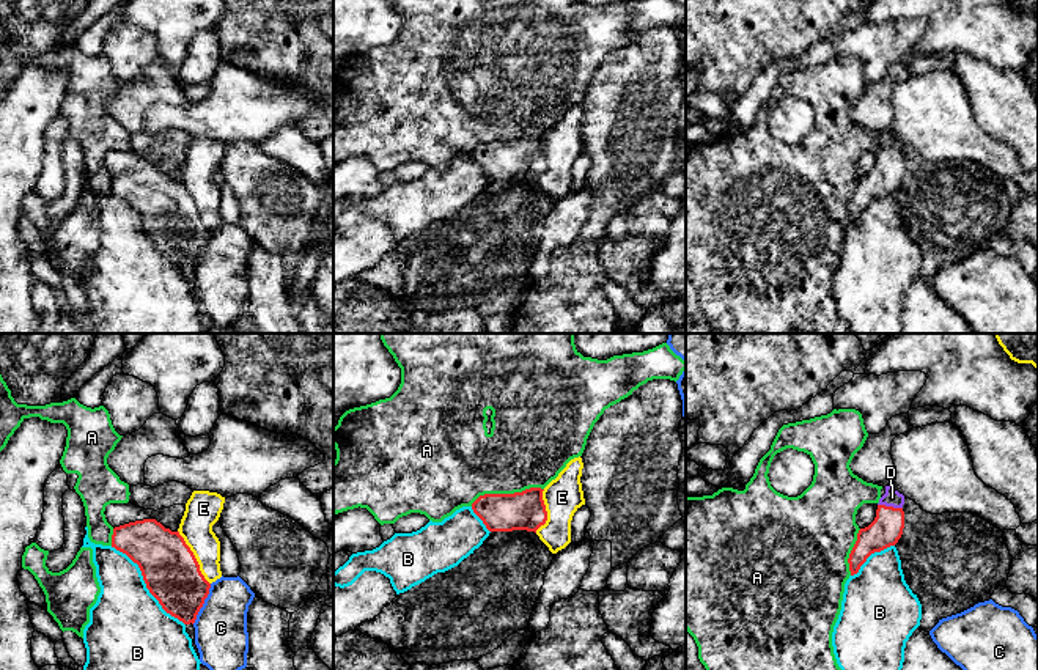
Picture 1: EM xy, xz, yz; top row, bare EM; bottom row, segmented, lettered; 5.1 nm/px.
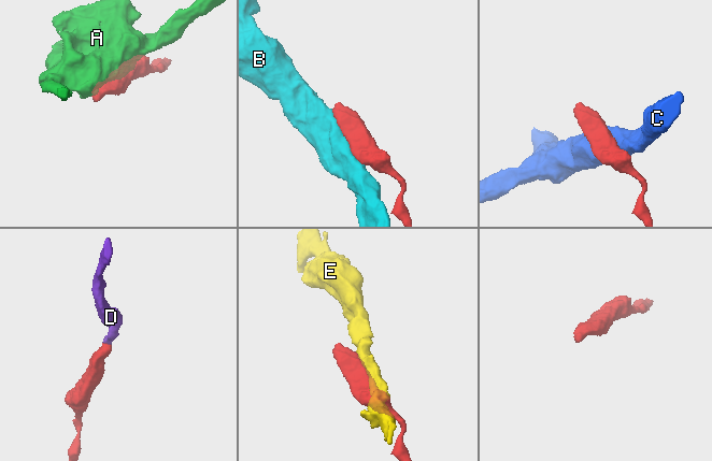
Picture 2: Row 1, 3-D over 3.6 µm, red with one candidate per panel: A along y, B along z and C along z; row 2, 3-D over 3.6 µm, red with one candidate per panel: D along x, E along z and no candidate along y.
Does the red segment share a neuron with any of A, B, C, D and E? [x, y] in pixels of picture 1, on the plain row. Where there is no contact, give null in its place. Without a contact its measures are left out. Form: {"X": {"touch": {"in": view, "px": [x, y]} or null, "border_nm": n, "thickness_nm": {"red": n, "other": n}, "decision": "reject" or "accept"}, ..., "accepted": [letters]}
{"A": {"touch": {"in": "xz", "px": [507, 142]}, "border_nm": 380, "thickness_nm": {"red": 200, "other": 380}, "decision": "reject"}, "B": {"touch": {"in": "xy", "px": [145, 230]}, "border_nm": 550, "thickness_nm": {"red": 280, "other": 400}, "decision": "reject"}, "C": {"touch": {"in": "xy", "px": [203, 250]}, "border_nm": 220, "thickness_nm": {"red": 280, "other": 280}, "decision": "reject"}, "D": {"touch": {"in": "yz", "px": [890, 154]}, "border_nm": 130, "thickness_nm": {"red": 160, "other": 90}, "decision": "accept"}, "E": {"touch": {"in": "xy", "px": [194, 205]}, "border_nm": 320, "thickness_nm": {"red": 280, "other": 180}, "decision": "reject"}, "accepted": ["D"]}

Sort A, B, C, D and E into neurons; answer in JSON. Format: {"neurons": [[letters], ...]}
{"neurons": [["A"], ["B"], ["C"], ["D"], ["E"]]}

